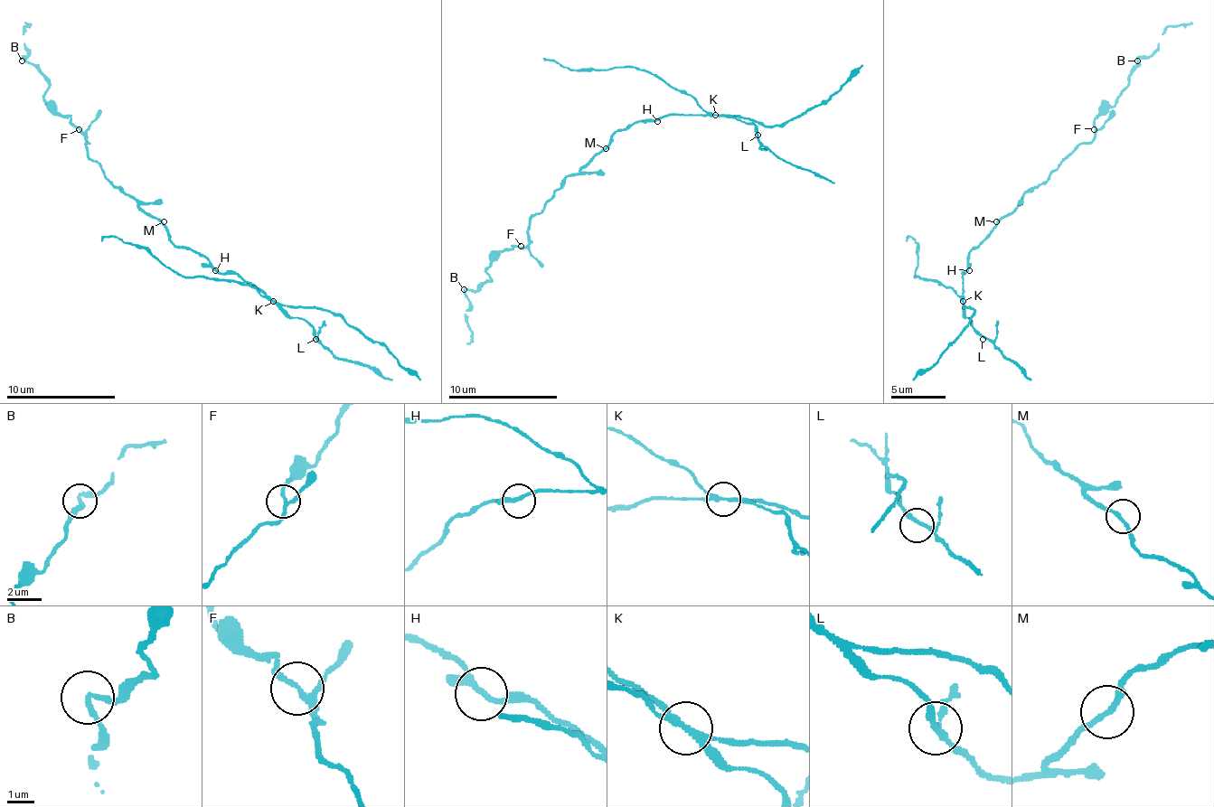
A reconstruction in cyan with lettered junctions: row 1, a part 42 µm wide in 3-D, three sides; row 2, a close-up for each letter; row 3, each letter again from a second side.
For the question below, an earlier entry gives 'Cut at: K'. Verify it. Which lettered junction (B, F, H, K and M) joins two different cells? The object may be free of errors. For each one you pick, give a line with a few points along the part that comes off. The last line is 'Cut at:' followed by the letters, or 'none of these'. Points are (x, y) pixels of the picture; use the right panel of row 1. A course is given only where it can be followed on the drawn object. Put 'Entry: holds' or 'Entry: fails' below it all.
K: (964, 300), (945, 284), (914, 276), (917, 243), (906, 235)
Cut at: K
Entry: holds

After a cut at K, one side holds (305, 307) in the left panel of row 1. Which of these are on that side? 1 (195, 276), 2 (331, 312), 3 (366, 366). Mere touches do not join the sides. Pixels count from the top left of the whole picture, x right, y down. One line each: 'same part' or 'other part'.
1: other part
2: same part
3: other part

